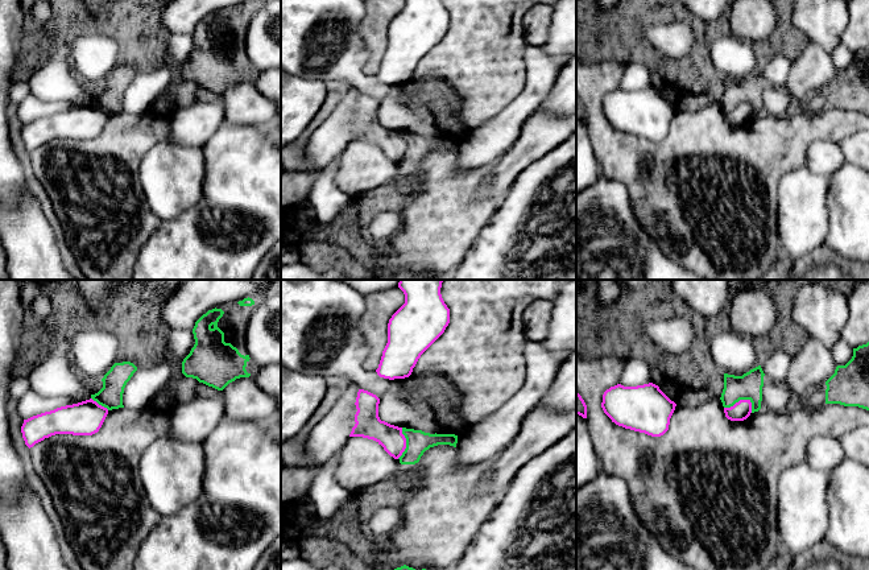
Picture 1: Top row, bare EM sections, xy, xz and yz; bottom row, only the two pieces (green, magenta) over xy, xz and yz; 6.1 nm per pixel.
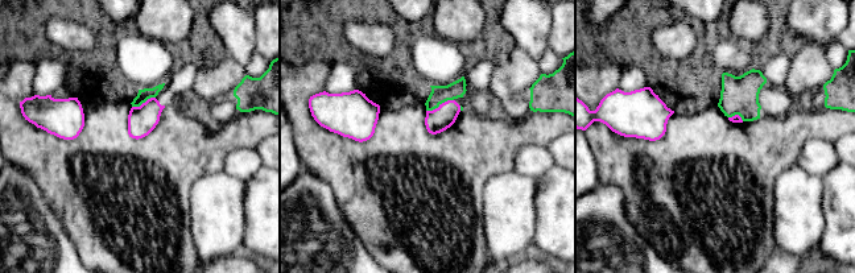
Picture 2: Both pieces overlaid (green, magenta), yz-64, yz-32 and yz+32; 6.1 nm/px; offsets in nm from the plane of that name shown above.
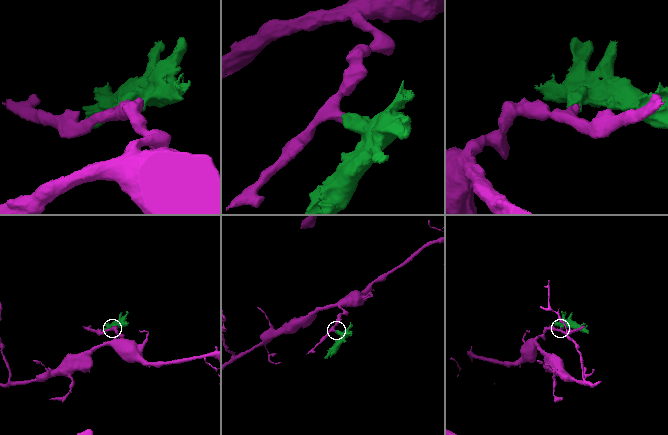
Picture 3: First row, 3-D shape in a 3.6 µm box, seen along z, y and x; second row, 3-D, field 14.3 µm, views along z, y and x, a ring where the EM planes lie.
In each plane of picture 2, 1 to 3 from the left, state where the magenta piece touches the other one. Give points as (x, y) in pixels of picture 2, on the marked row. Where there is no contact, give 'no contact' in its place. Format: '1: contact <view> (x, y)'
1: contact yz-64 (143, 102)
2: contact yz-32 (440, 103)
3: contact yz+32 (736, 114)

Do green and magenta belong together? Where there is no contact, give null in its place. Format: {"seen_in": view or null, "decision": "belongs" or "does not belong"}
{"seen_in": "yz", "decision": "does not belong"}

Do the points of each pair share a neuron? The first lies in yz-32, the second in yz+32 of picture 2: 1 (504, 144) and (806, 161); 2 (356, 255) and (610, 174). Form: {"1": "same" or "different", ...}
{"1": "different", "2": "different"}

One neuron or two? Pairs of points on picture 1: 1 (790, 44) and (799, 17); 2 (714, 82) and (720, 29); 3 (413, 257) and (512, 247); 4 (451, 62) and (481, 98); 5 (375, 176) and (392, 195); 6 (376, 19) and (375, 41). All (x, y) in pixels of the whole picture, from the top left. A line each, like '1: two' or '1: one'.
1: two
2: one
3: two
4: one
5: two
6: one

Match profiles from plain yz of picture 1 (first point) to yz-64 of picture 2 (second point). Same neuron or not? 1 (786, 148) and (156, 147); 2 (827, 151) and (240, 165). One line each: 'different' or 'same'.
1: same
2: same

